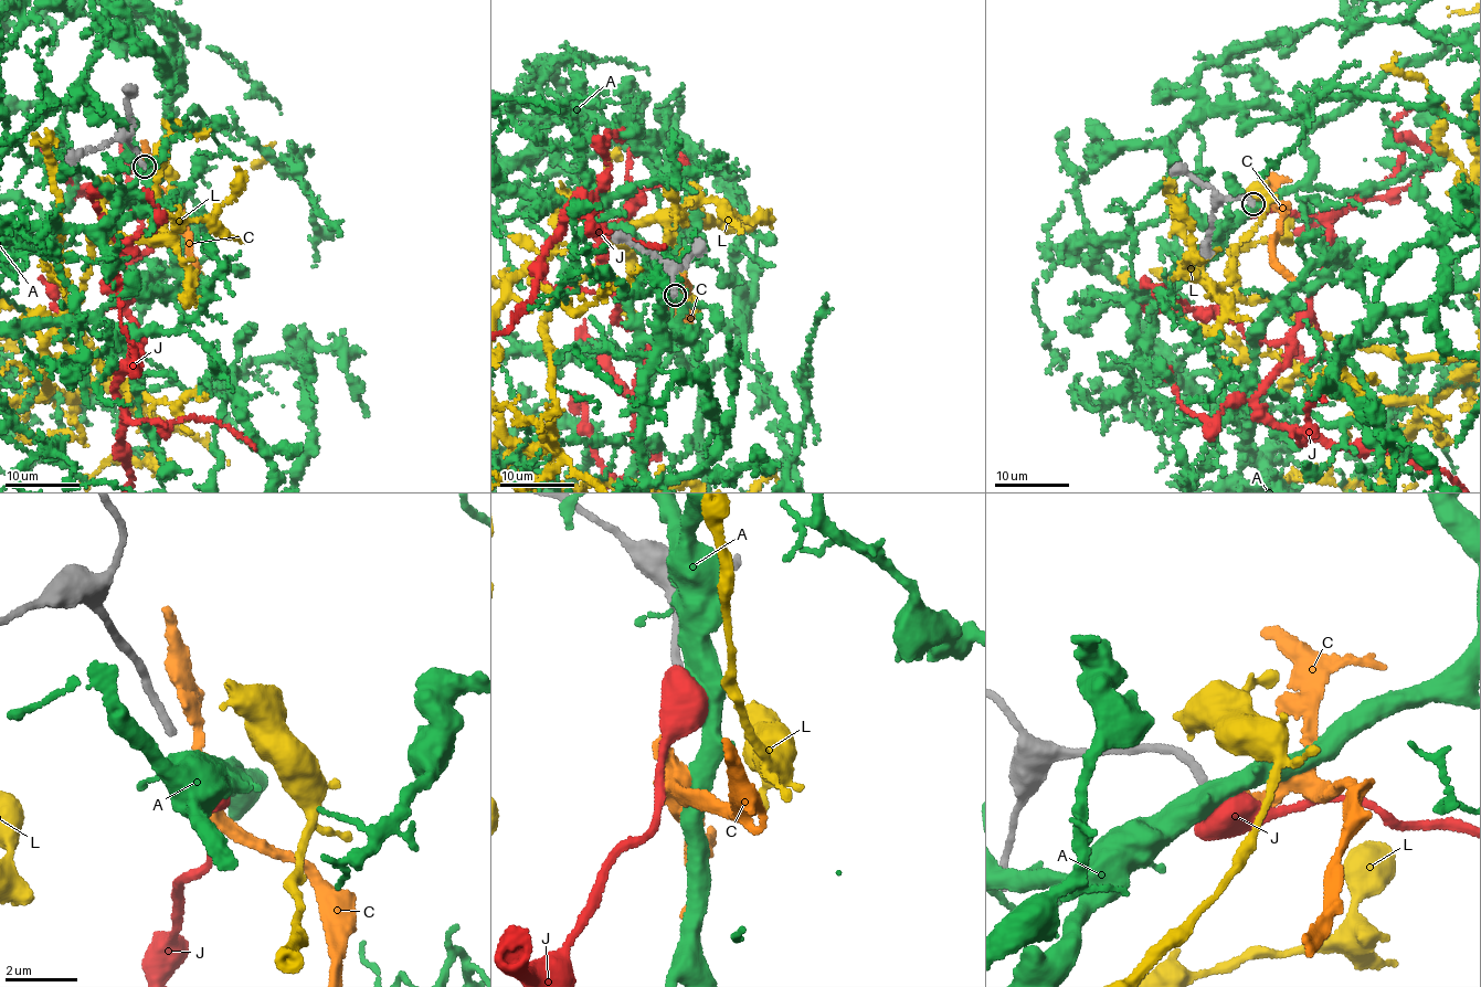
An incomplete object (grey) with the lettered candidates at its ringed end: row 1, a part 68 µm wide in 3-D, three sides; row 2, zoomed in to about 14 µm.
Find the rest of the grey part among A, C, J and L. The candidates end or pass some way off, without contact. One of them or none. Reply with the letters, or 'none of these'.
J

